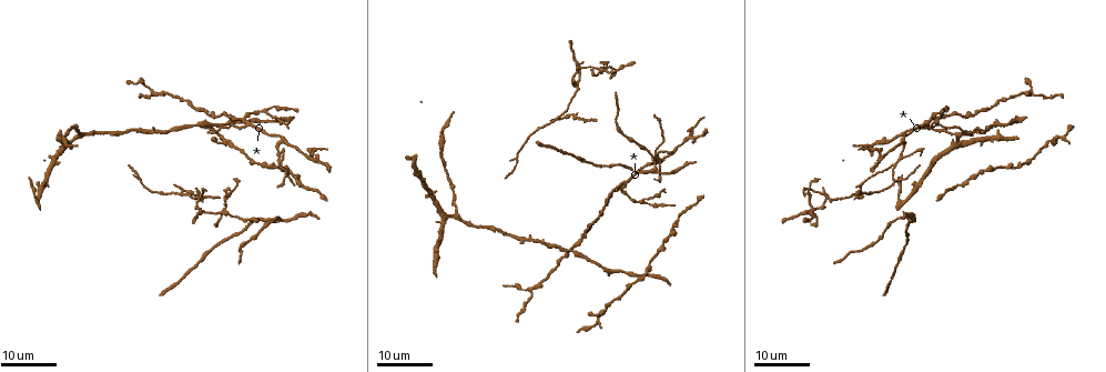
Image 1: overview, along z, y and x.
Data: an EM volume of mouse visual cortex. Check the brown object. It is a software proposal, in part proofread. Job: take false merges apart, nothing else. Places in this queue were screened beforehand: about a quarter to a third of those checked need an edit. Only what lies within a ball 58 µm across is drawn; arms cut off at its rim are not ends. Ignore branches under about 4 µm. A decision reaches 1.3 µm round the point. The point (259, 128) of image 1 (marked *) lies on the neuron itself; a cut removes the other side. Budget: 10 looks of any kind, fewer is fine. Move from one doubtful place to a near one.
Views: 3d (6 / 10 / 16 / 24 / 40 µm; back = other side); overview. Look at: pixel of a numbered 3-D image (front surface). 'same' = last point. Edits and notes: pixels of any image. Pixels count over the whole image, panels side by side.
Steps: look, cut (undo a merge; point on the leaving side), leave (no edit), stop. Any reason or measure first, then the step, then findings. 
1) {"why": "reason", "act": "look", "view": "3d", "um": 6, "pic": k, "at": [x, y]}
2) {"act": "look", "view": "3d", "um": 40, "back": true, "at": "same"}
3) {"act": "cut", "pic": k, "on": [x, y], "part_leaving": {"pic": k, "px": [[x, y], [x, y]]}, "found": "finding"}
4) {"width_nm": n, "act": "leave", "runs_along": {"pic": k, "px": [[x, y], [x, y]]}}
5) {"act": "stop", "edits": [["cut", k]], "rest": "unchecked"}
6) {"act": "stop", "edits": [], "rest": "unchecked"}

{"why": "looks like a crossing", "act": "look", "view": "3d", "um": 24, "pic": 1, "at": [827, 196]}

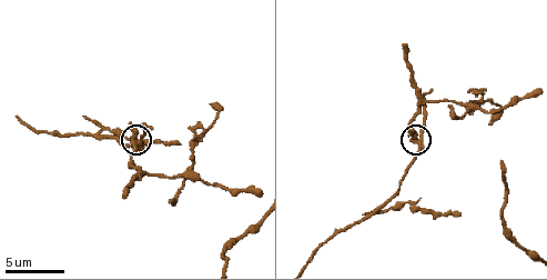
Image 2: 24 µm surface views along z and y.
{"act": "look", "view": "3d", "um": 10, "pic": 2, "at": [418, 141]}

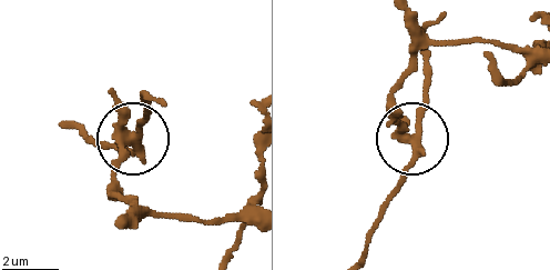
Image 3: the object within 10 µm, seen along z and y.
{"arms": 4, "act": "cut", "pic": 3, "on": [144, 163], "part_leaving": {"pic": 3, "px": [[399, 138], [410, 158], [360, 258]]}, "found": "two neurons meet here"}

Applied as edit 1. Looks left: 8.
{"why": "looks like a crossing", "act": "look", "view": "3d", "um": 10, "pic": 2, "at": [189, 172]}

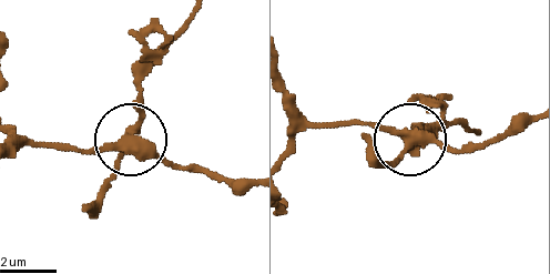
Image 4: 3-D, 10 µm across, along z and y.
{"act": "look", "view": "3d", "um": 6, "pic": 4, "at": [408, 135]}

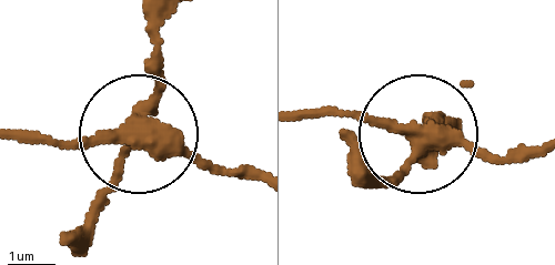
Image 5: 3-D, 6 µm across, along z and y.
{"side_arm_um": 9, "act": "cut", "pic": 5, "on": [115, 191], "found": "a second neuron is stuck on"}

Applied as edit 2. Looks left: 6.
{"why": "three-way junction", "act": "look", "view": "3d", "um": 24, "pic": 1, "at": [280, 159]}

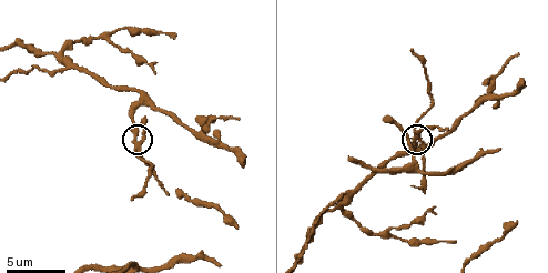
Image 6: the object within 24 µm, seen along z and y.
{"act": "look", "view": "3d", "um": 10, "pic": 6, "at": [421, 138]}

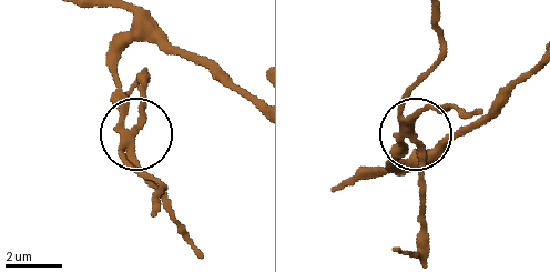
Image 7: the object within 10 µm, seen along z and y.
{"act": "cut", "pic": 7, "on": [142, 114], "part_leaving": {"pic": 7, "px": [[125, 140], [132, 167], [161, 188], [161, 204]]}, "found": "two neurons meet here"}

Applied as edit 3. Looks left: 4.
{"act": "look", "view": "overview"}

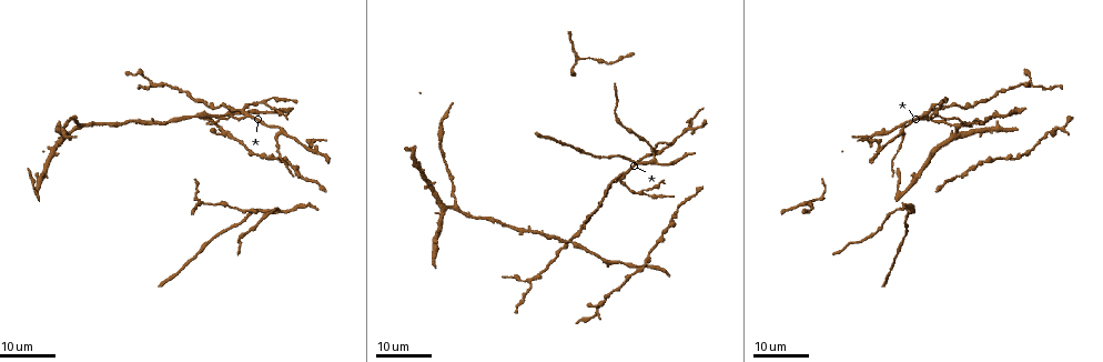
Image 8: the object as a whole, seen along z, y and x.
{"why": "branch point", "act": "look", "view": "3d", "um": 24, "pic": 8, "at": [953, 126]}

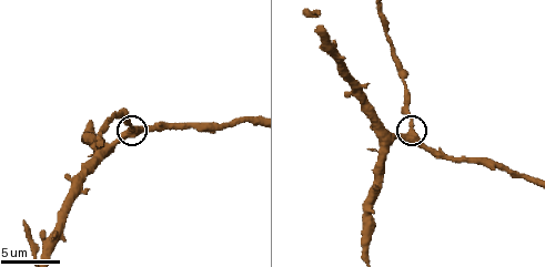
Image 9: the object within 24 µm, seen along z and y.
{"why": "zoom in", "act": "look", "view": "3d", "um": 10, "pic": 9, "at": [410, 132]}

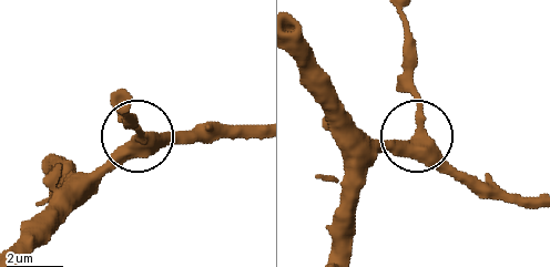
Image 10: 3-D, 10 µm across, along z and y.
{"act": "leave", "runs_along": {"pic": 10, "px": [[535, 203], [478, 194], [414, 141], [366, 143]]}, "found": "continuous, no second neuron"}

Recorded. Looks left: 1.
{"act": "look", "view": "3d", "um": 10, "pic": 6, "at": [385, 230]}

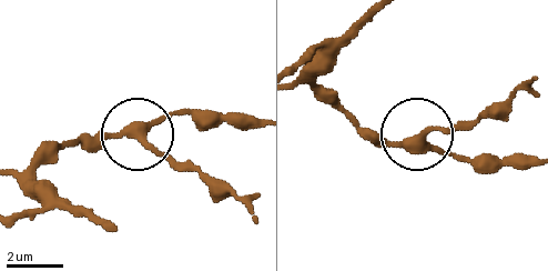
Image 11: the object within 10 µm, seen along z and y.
{"arms": 3, "act": "leave", "runs_along": {"pic": 11, "px": [[102, 222], [36, 169], [75, 143], [140, 136], [210, 191]]}, "found": "continuous, no second neuron"}

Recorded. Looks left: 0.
{"act": "stop", "edits": [["cut", 3], ["cut", 5], ["cut", 7]], "rest": "unchecked"}

